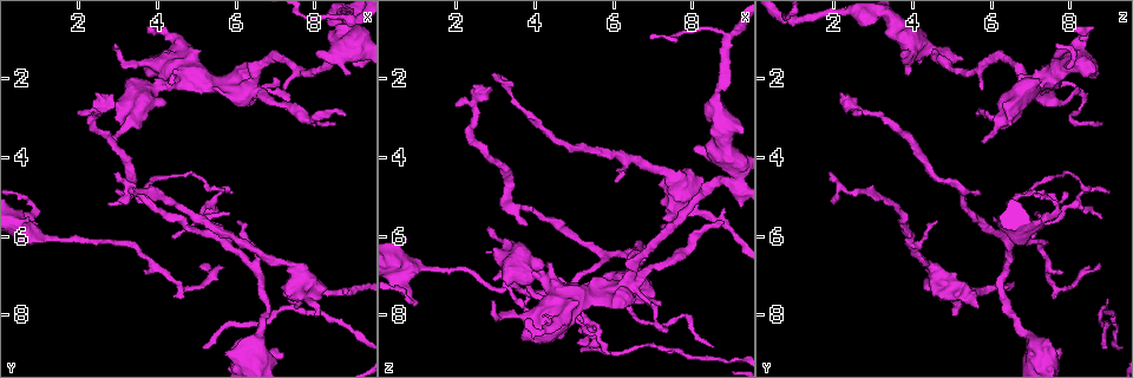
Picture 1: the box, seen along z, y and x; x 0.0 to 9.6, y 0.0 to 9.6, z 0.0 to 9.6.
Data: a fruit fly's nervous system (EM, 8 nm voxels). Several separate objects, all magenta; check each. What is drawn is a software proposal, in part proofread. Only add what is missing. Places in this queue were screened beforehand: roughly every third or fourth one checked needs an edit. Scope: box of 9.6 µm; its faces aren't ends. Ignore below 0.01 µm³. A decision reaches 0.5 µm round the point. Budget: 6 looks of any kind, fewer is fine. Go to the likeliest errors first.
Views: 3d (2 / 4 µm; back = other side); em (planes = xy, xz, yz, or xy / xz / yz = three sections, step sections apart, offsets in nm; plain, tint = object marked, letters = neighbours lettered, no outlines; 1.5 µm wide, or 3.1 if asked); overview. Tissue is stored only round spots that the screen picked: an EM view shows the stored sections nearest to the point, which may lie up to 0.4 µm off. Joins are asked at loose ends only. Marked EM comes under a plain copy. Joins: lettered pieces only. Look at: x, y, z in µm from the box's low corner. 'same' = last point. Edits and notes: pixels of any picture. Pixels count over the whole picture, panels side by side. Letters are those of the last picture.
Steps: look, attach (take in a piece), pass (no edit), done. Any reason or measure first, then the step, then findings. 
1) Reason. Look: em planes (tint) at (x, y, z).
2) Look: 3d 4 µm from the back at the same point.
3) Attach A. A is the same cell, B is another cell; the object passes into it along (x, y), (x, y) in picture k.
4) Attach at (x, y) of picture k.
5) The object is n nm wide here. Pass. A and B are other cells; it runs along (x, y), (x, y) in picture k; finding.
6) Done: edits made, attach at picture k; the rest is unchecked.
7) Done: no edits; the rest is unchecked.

Thin end. Look: em planes (letters) at (5.15, 8.90, 8.90).

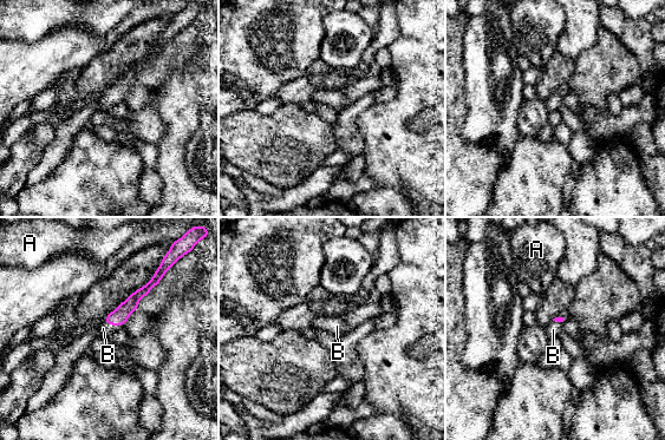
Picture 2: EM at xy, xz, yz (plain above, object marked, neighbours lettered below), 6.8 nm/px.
Attach B. B is the same cell, A is another cell; it goes on there.

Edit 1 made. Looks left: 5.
Look: overview.

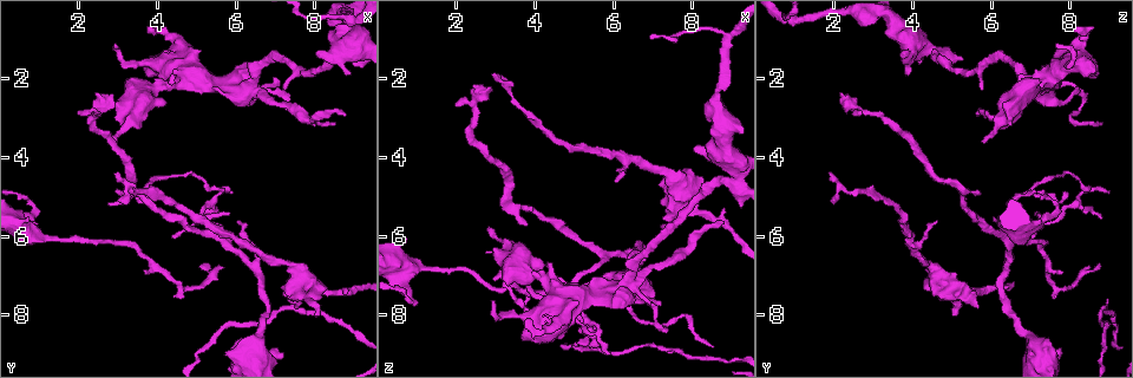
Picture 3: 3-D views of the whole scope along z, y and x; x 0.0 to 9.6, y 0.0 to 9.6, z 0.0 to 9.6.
Branch stops here. Look: em planes (letters) at (2.85, 3.65, 5.75).

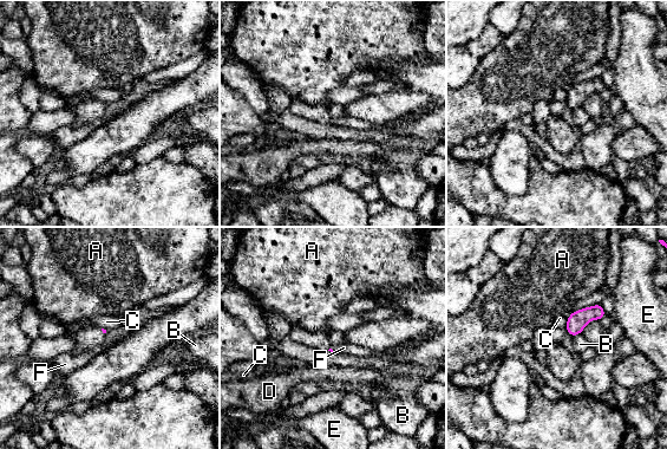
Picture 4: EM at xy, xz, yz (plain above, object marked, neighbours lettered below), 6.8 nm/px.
Pass. A, B, C, D, E and F are other cells; a border runs along (567, 331), (571, 337) in picture 4; none of them fits.

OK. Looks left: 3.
Tapers out. Look: 3d 2 µm from the back at (5.40, 5.60, 8.80).

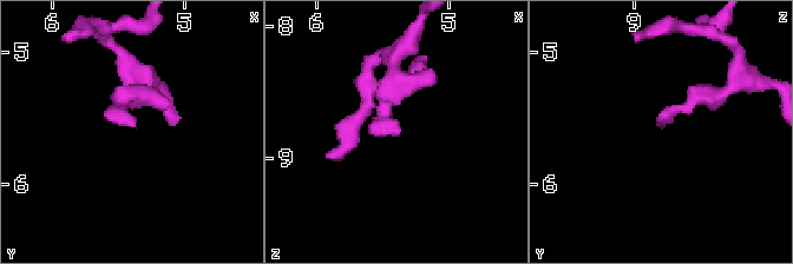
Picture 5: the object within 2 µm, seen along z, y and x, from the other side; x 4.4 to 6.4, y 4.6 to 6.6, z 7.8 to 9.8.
Look: em yz step 4 (tint) at (5.42, 5.56, 8.82).

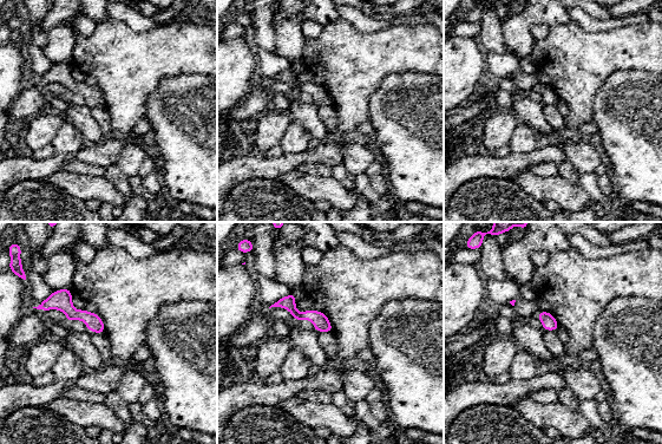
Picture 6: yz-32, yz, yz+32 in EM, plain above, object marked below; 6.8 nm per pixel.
Look: em planes (letters) at the same point.

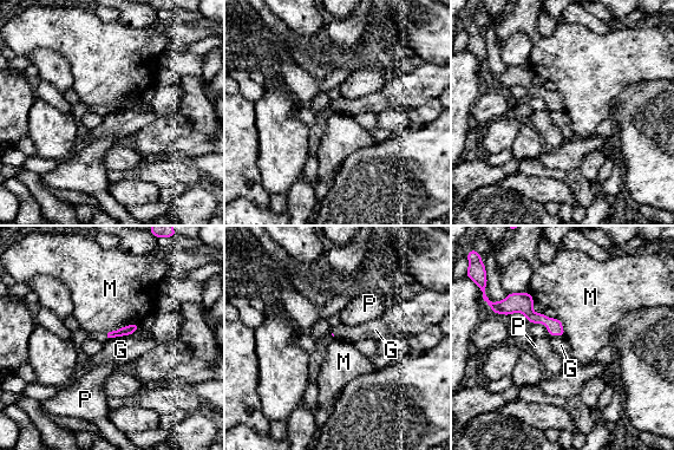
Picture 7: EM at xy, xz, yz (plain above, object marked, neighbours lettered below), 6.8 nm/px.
Pass. G, M and P are other cells; none of them fits.

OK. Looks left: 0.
Done: edits made, attach at picture 2; the rest is unchecked.

